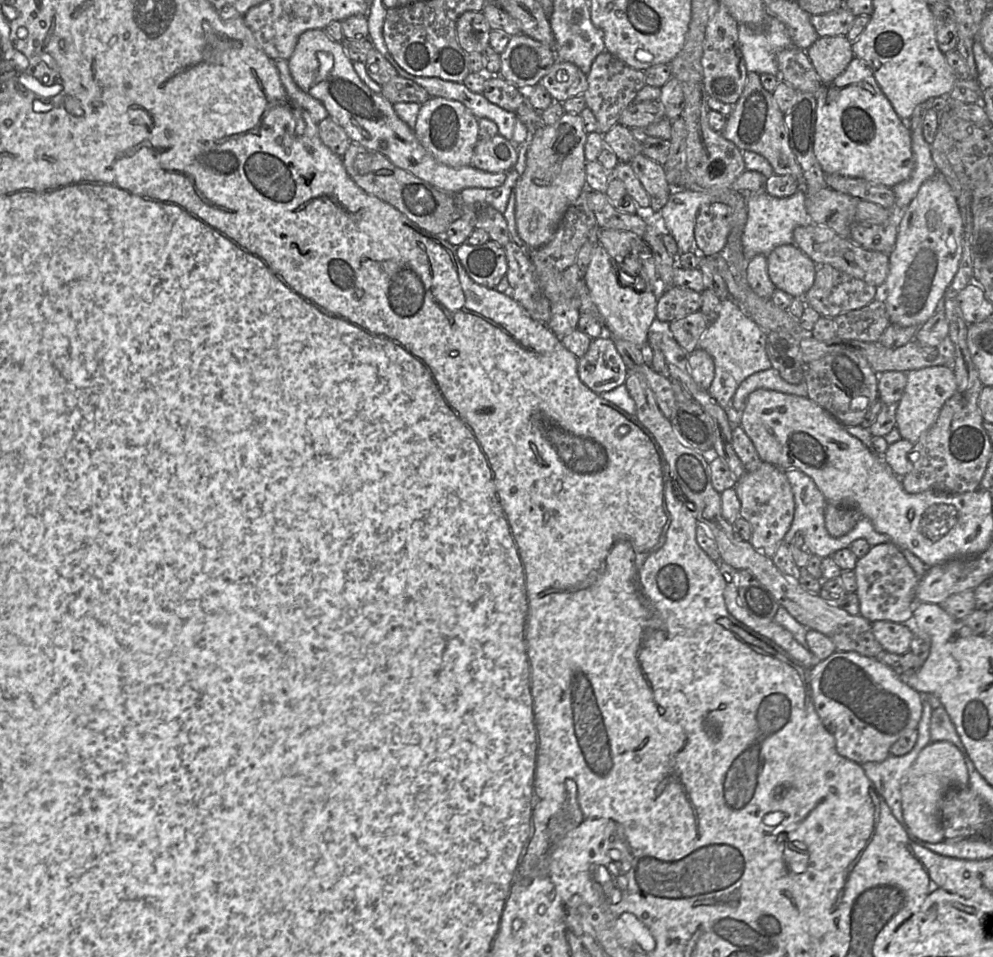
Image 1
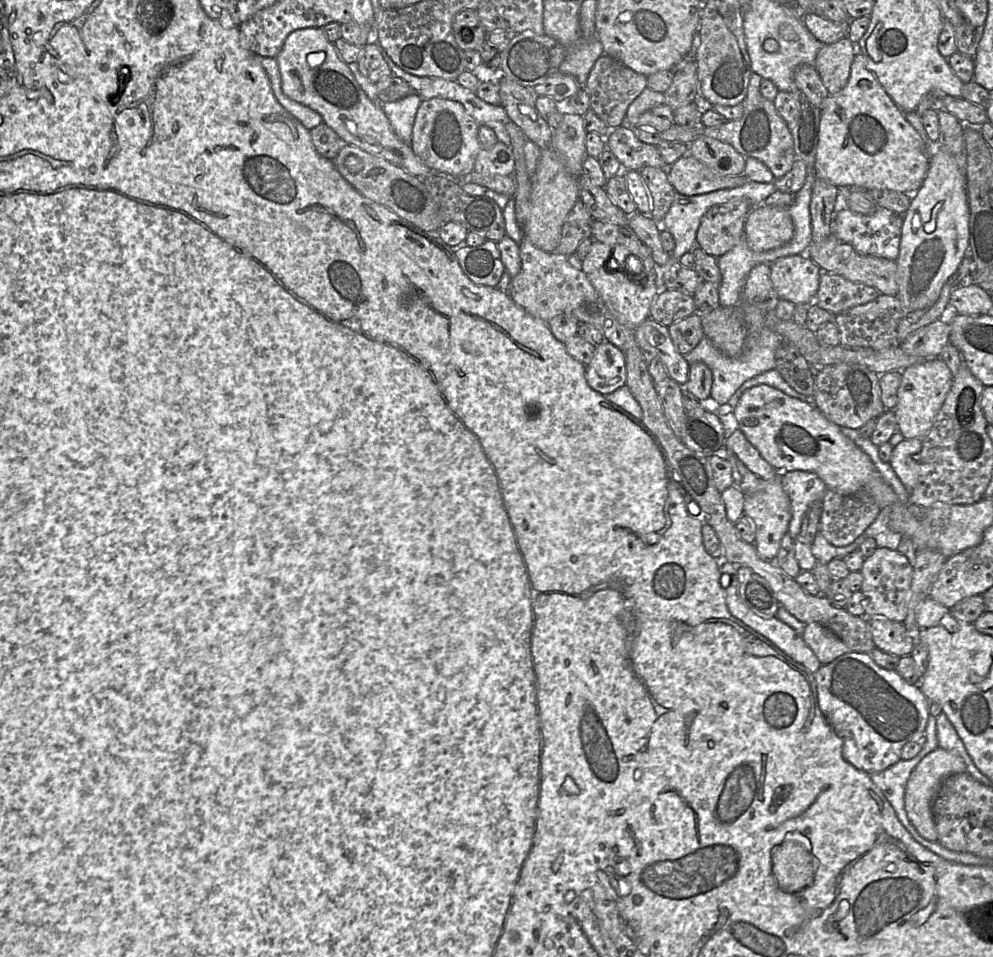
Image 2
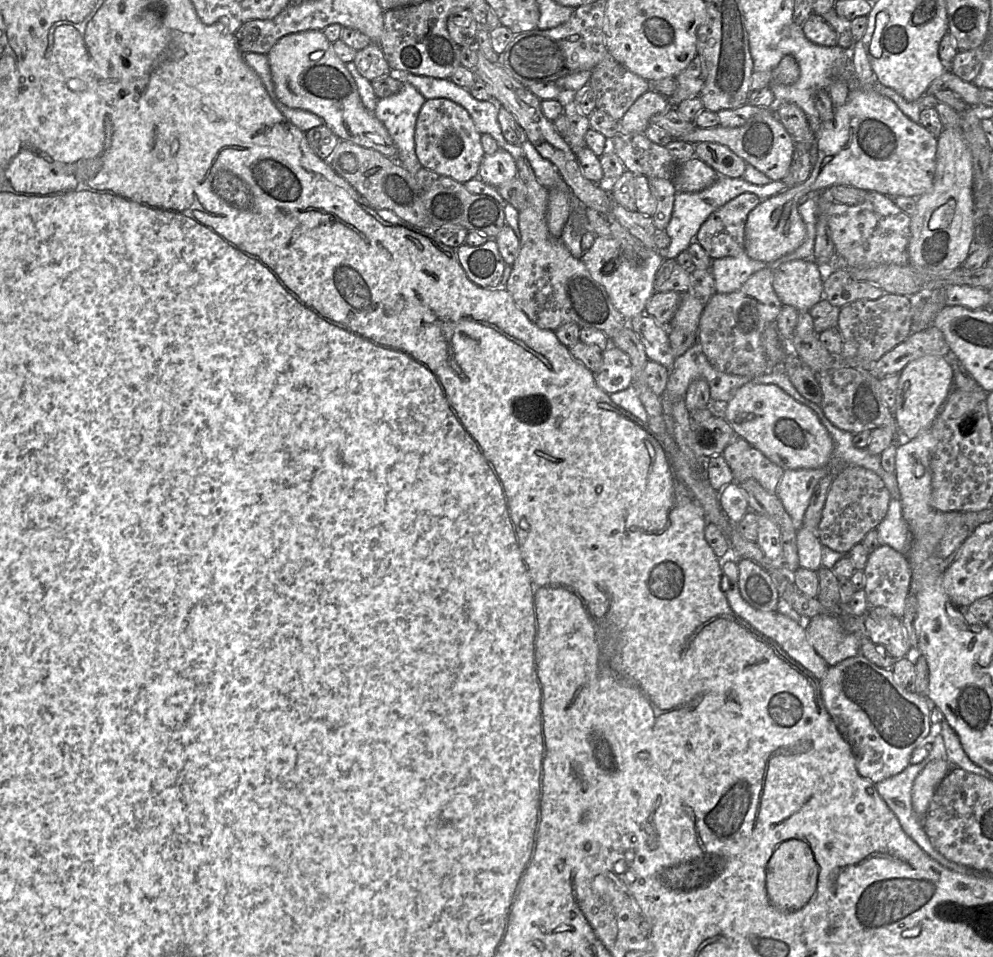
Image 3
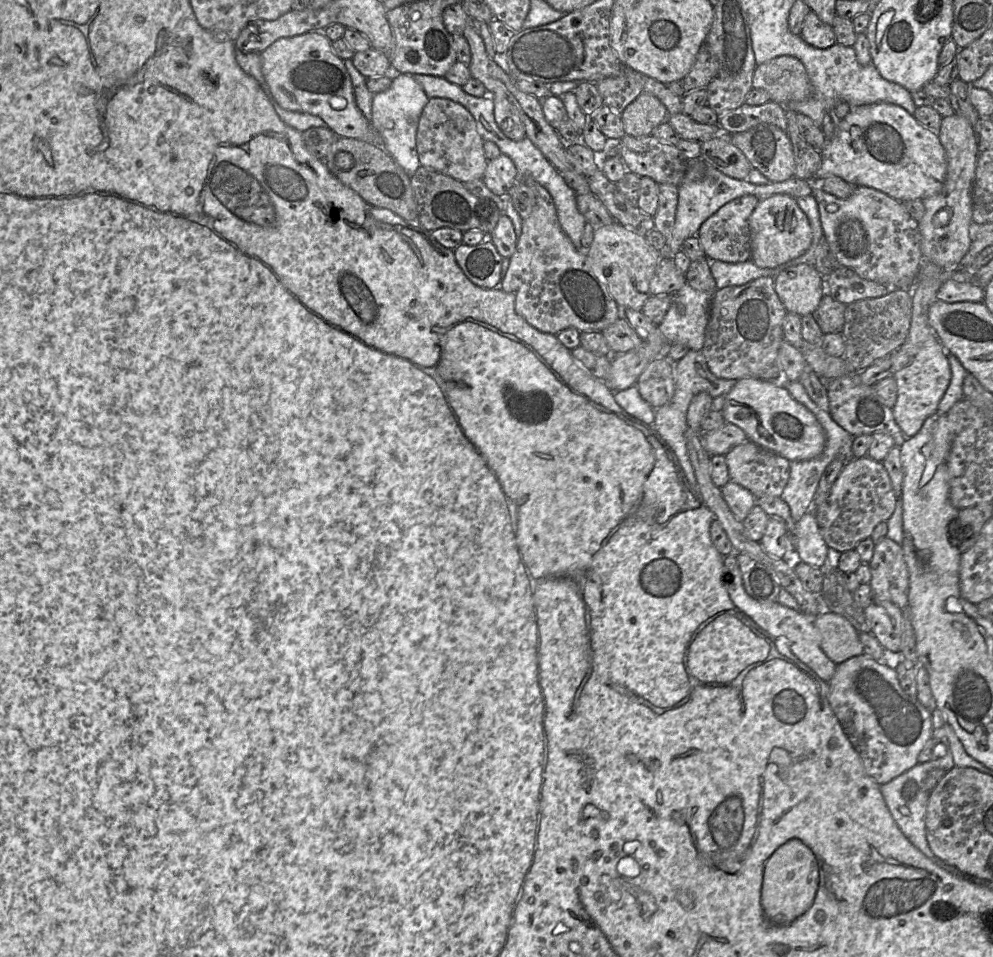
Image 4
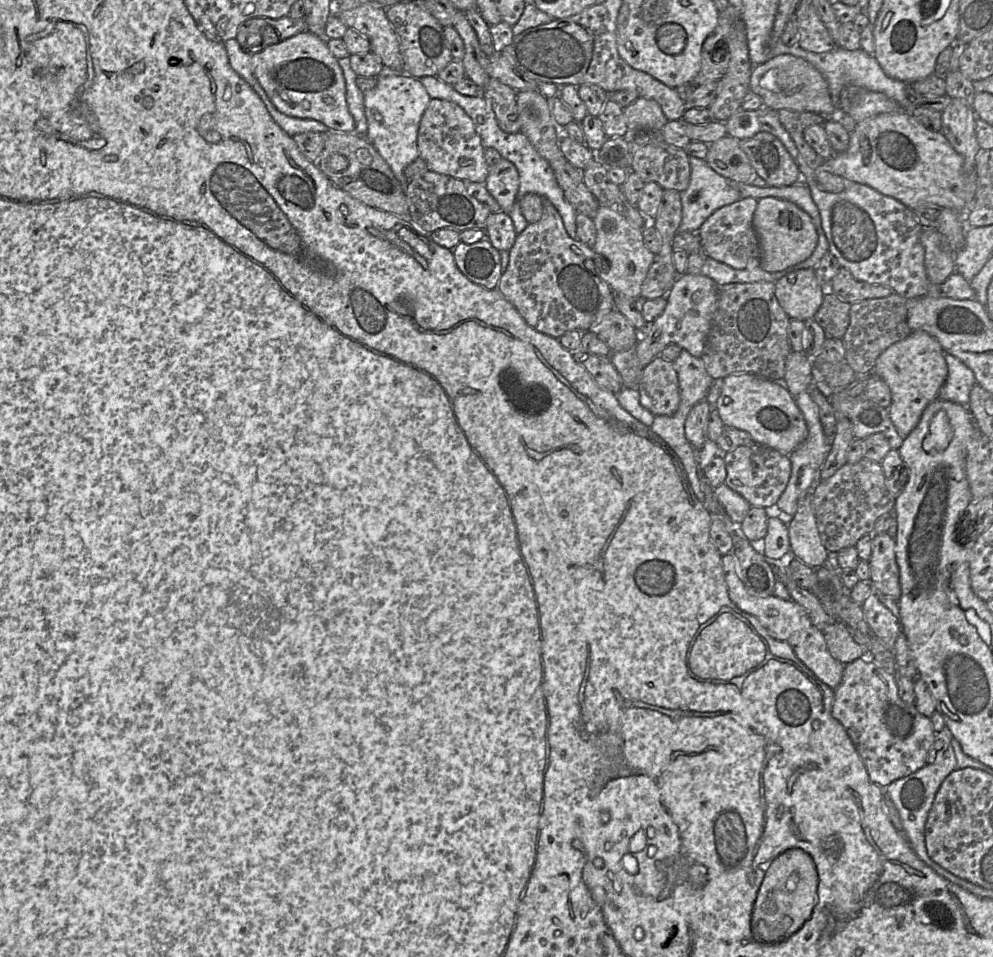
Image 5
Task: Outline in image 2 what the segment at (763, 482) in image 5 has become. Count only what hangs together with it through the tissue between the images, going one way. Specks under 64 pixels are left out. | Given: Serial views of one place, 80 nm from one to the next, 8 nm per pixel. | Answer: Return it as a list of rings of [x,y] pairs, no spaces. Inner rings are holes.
[[[740,429],[734,430],[725,439],[725,447],[735,454],[759,478],[769,480],[777,475],[777,470],[761,456]]]

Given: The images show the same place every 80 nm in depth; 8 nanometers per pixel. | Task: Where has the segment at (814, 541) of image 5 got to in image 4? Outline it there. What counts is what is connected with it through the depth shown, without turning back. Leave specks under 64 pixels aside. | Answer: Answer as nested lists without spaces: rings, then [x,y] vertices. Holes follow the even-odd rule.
[[[810,511],[795,523],[793,532],[797,561],[813,567],[825,568],[828,546],[824,542],[815,519]]]

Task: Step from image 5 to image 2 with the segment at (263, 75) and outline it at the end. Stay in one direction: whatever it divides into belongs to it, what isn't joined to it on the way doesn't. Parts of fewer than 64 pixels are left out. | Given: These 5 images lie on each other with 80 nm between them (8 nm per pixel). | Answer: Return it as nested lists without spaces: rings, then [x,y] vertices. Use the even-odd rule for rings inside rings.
[[[303,28],[288,35],[276,57],[283,93],[318,112],[323,122],[347,144],[357,146],[421,179],[435,172],[395,134],[380,103],[373,102],[356,81],[347,63],[339,56],[323,28]]]

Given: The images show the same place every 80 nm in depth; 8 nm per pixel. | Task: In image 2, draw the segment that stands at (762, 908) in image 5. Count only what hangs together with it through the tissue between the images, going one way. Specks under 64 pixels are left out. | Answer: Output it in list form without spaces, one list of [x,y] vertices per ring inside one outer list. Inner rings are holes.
[[[785,841],[772,853],[772,870],[777,885],[786,892],[794,893],[809,886],[815,876],[815,862],[808,852],[811,843]]]

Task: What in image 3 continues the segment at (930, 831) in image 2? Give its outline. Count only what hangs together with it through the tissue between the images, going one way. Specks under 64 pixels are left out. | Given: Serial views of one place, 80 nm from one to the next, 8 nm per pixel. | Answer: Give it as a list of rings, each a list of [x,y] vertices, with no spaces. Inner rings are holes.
[[[936,759],[930,761],[915,778],[912,805],[920,818],[925,816],[938,786],[951,768],[952,765],[947,759]]]

